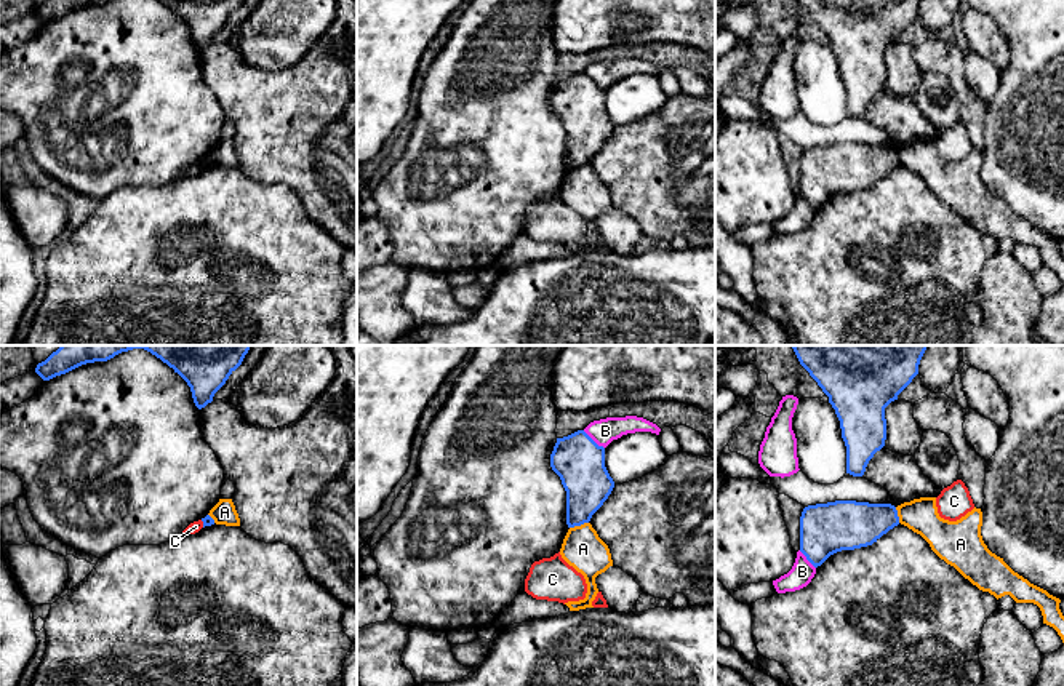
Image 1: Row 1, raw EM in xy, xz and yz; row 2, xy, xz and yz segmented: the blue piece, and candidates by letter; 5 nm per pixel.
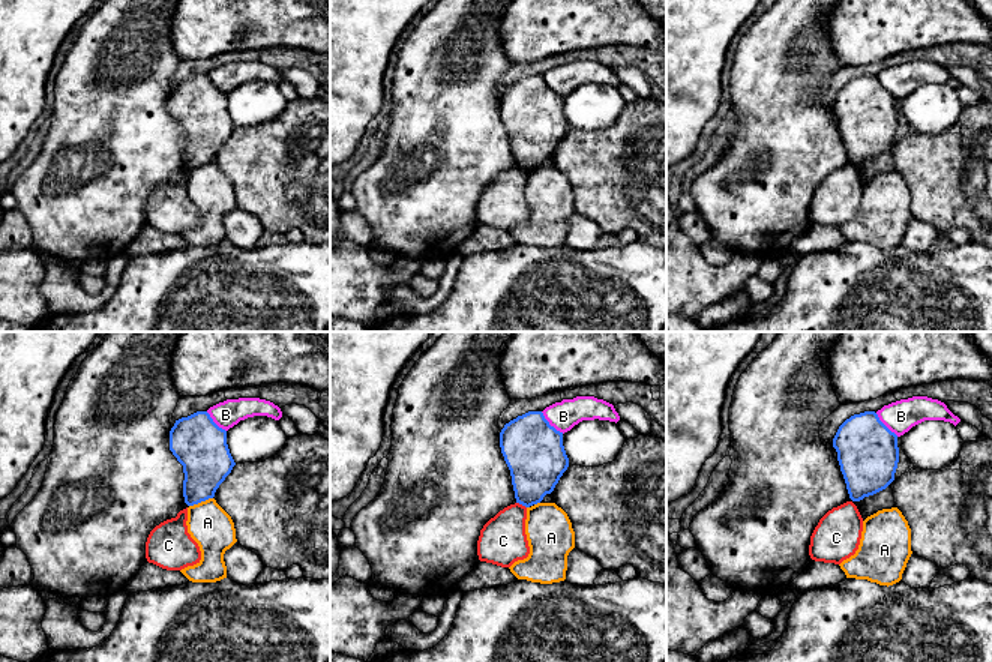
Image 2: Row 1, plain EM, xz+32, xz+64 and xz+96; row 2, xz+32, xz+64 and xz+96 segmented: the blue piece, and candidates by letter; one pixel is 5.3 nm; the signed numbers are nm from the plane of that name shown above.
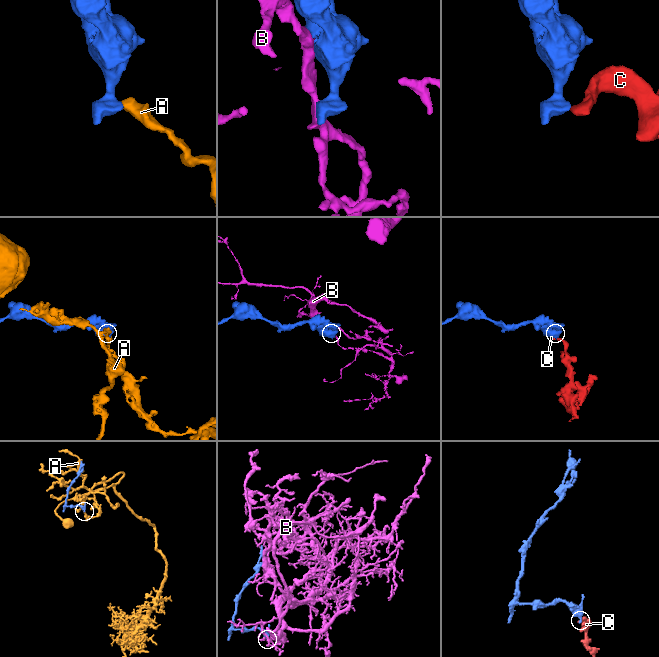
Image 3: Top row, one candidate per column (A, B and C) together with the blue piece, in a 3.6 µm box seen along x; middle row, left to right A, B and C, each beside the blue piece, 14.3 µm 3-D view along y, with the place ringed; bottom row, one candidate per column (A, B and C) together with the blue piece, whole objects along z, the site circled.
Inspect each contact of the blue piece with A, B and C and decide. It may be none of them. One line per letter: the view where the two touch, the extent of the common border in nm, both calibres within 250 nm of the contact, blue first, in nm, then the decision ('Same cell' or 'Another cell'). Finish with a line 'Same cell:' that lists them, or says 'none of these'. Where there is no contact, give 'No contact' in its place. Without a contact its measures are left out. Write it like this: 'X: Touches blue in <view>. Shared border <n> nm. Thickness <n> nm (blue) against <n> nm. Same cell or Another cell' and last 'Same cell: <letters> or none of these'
A: Touches blue in xz. Shared border 100 nm. Thickness 240 nm (blue) against 200 nm. Another cell
B: Touches blue in xz. Shared border 140 nm. Thickness 260 nm (blue) against 120 nm. Another cell
C: Touches blue in xy. Shared border 40 nm. Thickness 50 nm (blue) against 60 nm. Another cell
Same cell: none of these

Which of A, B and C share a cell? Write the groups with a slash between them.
A / B / C

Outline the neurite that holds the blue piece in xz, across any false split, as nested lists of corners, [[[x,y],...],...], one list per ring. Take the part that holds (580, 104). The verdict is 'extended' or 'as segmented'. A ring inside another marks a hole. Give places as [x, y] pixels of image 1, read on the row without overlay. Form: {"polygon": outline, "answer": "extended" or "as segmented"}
{"polygon": [[[584,72],[557,80],[550,109],[566,133],[568,170],[589,165],[614,130],[605,109],[605,90]]], "answer": "as segmented"}

